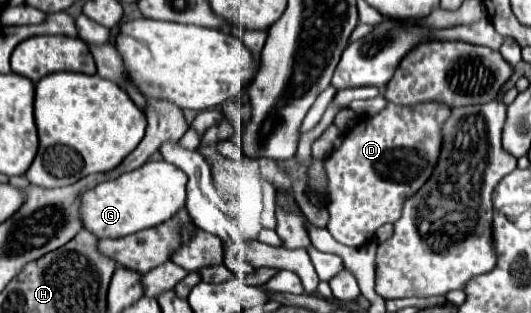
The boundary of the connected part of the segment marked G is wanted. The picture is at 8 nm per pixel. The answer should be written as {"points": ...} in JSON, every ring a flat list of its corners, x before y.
{"points":[[149,161,131,173,123,173,113,181,99,183,97,187,85,191,81,195,79,219,83,227,93,233,97,239,119,239,141,229,155,227,165,219,171,219,185,205,185,185,187,175,167,163,167,161]]}

